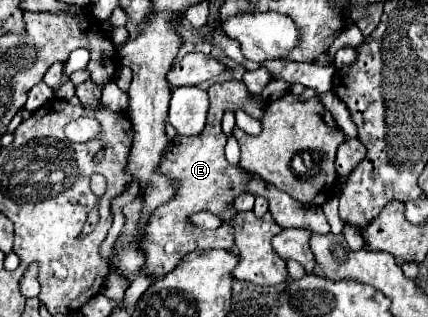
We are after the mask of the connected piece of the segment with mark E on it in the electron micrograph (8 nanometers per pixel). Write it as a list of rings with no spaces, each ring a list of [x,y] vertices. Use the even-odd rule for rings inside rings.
[[[222,81],[222,83],[214,83],[212,87],[208,87],[208,95],[210,95],[210,111],[208,111],[208,121],[206,127],[200,135],[194,137],[174,137],[170,139],[168,147],[166,147],[166,157],[162,157],[162,173],[166,173],[166,177],[170,177],[176,183],[176,191],[174,197],[166,203],[160,205],[158,209],[154,209],[154,213],[150,215],[150,221],[146,223],[146,229],[142,229],[142,233],[138,233],[138,221],[142,215],[142,201],[134,199],[132,203],[128,203],[122,213],[126,217],[126,223],[122,227],[122,233],[118,237],[118,241],[114,243],[114,249],[118,249],[118,245],[128,245],[130,241],[138,243],[138,249],[142,249],[142,253],[146,255],[144,267],[142,271],[154,279],[162,279],[170,269],[174,269],[178,265],[178,261],[196,249],[232,249],[234,245],[234,235],[232,235],[232,217],[236,215],[236,211],[230,207],[232,199],[242,195],[246,191],[246,183],[250,179],[258,179],[256,175],[240,169],[240,167],[232,167],[226,157],[224,157],[224,145],[226,145],[226,135],[222,133],[222,115],[226,109],[236,111],[238,107],[242,107],[248,115],[252,117],[262,117],[266,105],[252,101],[250,93],[246,91],[242,81]],[[198,211],[210,211],[214,215],[218,215],[224,225],[218,229],[196,229],[194,225],[188,223],[188,217],[192,213]]]

